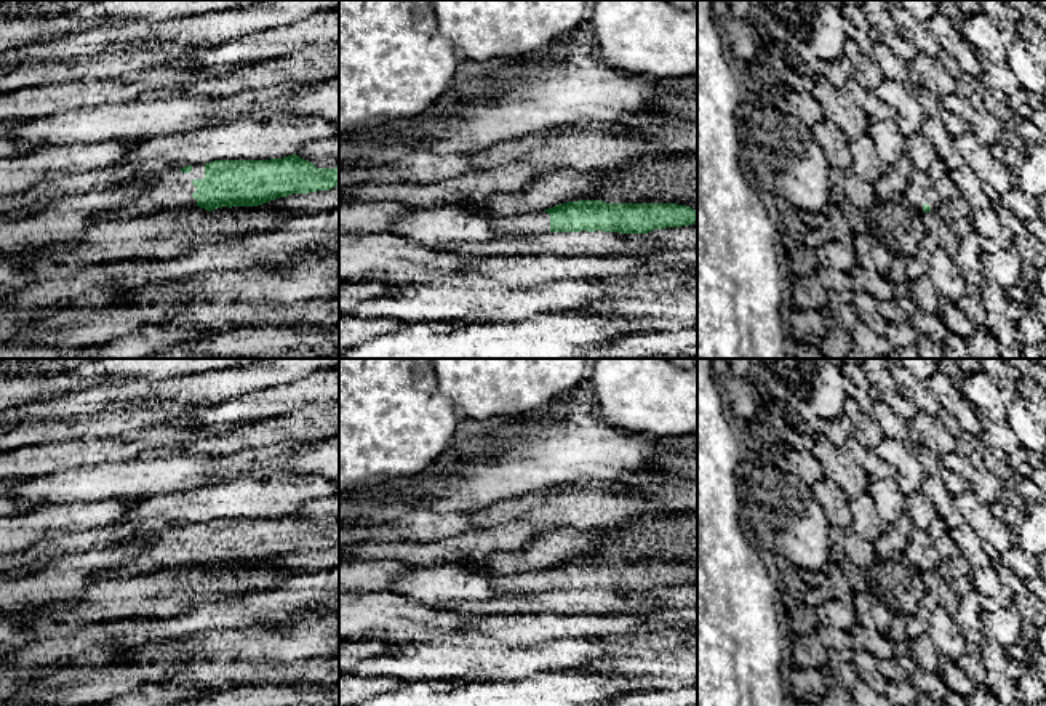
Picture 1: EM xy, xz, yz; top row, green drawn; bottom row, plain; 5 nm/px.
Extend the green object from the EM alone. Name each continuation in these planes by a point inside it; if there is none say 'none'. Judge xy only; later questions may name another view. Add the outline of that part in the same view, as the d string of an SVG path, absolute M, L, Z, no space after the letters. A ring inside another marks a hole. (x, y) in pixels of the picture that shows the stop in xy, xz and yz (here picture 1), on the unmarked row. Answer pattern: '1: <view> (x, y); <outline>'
1: xy (173, 549); M194 523L190 532L174 528L163 535L155 535L147 540L147 548L142 551L142 554L126 564L123 568L114 570L112 573L99 573L102 573L106 578L128 578L163 568L189 568L197 564L197 559L192 556L197 546L192 543L192 540L203 536L205 523Z

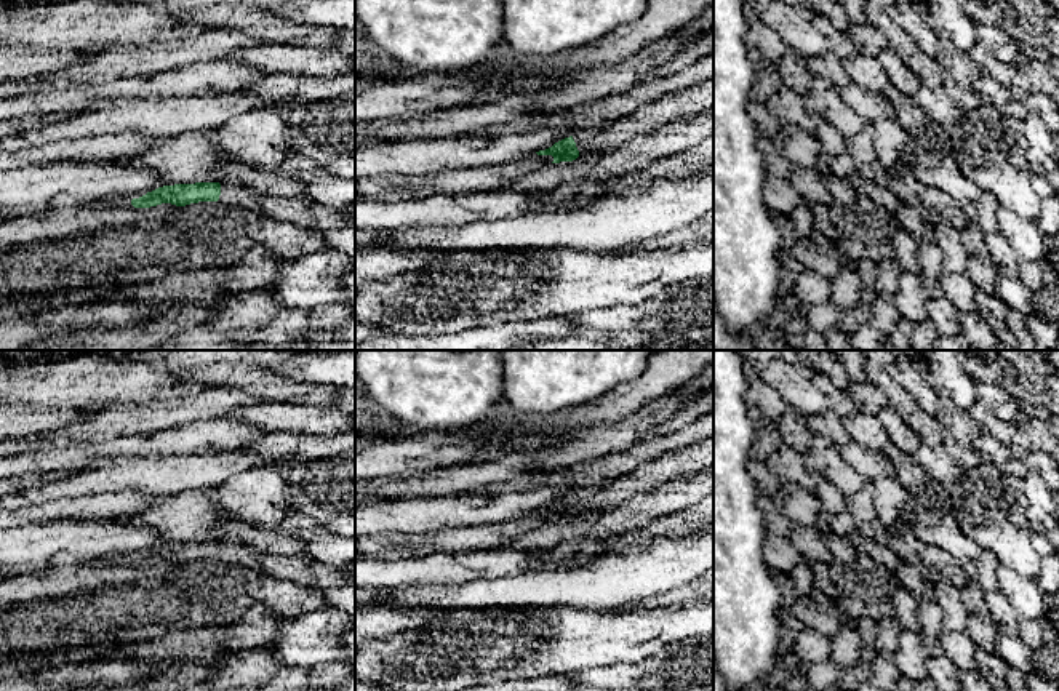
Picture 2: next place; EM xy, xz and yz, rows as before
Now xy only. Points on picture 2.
1: xy (239, 554); M221 541L221 553L218 560L243 566L251 574L259 574L261 555L242 542Z

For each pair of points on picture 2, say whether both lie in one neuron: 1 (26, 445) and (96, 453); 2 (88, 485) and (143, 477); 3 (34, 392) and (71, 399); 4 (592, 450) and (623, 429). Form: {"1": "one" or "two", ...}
{"1": "two", "2": "one", "3": "one", "4": "one"}

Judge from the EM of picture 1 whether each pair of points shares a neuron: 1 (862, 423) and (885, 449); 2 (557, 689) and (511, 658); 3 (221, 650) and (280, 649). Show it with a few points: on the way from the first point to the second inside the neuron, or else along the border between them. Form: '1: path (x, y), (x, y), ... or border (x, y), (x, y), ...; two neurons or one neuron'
1: border (885, 437), (874, 449); two neurons
2: border (563, 668), (539, 671), (519, 679), (498, 681); two neurons
3: path (235, 647), (266, 647); one neuron

